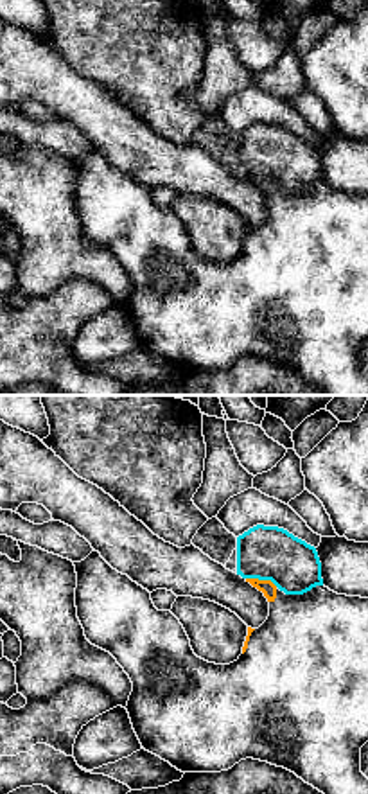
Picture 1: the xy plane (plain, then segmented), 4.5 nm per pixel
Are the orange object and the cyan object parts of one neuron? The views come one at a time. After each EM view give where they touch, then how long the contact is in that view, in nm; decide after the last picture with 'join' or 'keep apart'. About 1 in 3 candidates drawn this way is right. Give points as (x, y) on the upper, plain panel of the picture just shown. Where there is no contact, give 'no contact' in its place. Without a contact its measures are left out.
(262, 178) | 150 nm

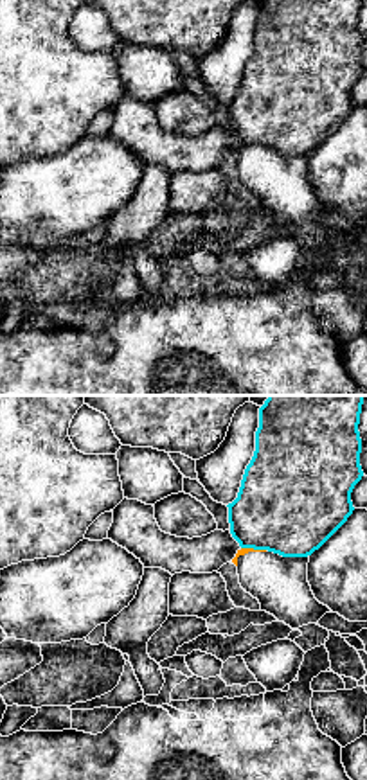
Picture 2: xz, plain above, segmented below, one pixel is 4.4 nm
(252, 146) | 110 nm

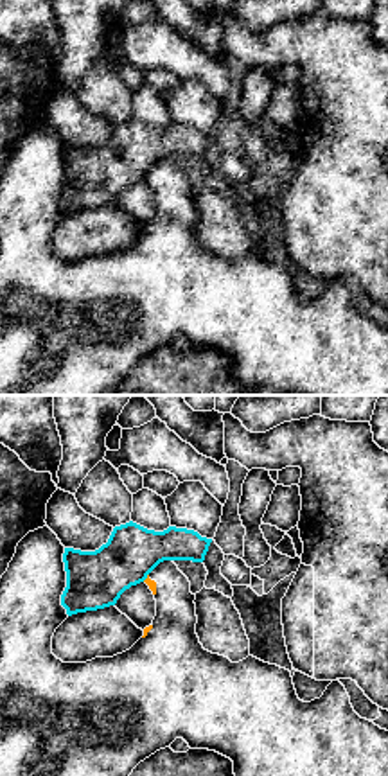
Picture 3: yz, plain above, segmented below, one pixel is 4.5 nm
(148, 175) | 50 nm

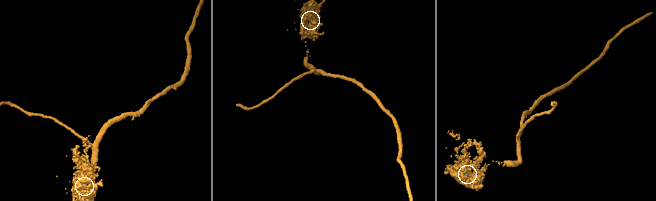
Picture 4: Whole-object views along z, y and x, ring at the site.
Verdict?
keep apart

